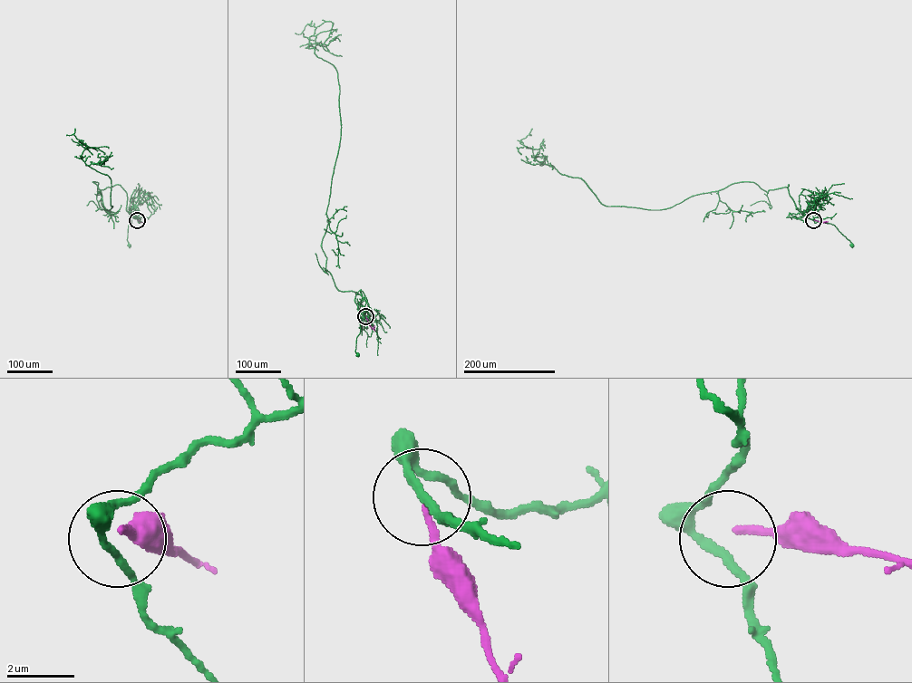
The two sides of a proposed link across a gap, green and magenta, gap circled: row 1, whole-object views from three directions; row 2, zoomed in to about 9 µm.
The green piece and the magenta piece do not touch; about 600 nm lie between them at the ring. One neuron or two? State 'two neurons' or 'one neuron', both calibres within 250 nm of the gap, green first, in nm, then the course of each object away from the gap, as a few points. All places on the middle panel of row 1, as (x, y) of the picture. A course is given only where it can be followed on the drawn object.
two neurons; calibres 240 and 200 nm; course green (365, 316), (368, 315), (367, 309), (358, 304), (360, 332), (355, 351), (358, 355); course magenta (365, 316), (369, 325), (373, 329), (373, 326)

